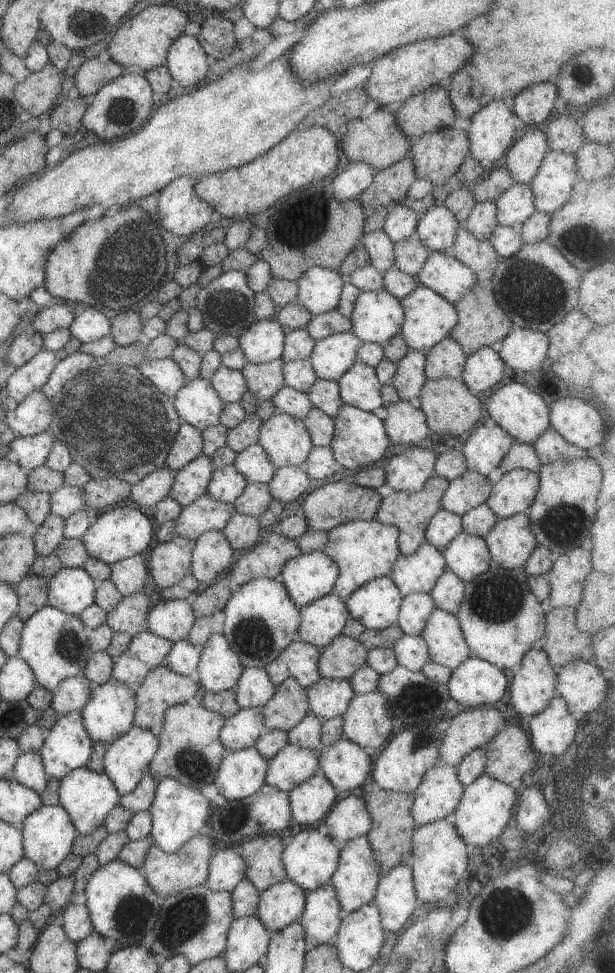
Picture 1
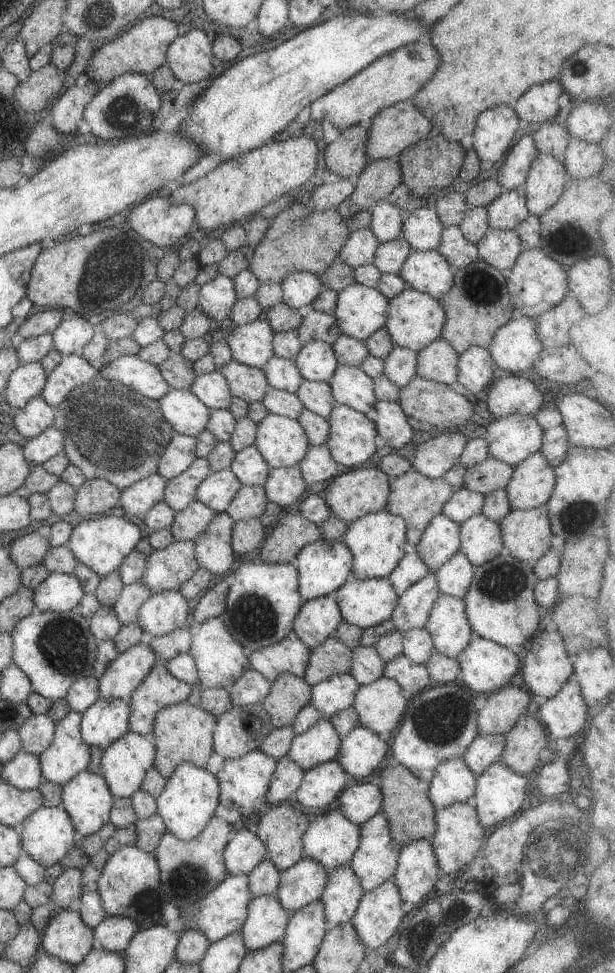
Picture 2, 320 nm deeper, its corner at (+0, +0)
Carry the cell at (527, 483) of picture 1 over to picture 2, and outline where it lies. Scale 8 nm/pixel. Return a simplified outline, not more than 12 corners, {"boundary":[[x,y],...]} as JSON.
{"boundary":[[537,452],[512,470],[503,490],[511,509],[540,507],[554,467]]}

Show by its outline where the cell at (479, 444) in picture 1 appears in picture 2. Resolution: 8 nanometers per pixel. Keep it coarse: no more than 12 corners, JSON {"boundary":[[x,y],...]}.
{"boundary":[[527,415],[490,419],[488,456],[512,467],[537,453],[543,431]]}

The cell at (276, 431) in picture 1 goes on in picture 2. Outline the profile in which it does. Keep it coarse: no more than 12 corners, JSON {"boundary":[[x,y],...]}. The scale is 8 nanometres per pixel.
{"boundary":[[267,413],[253,445],[270,467],[297,465],[308,451],[295,419]]}

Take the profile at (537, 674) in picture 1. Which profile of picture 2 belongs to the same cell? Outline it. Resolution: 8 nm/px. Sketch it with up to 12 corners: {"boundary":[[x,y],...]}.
{"boundary":[[557,631],[533,635],[521,660],[532,697],[551,698],[570,678]]}

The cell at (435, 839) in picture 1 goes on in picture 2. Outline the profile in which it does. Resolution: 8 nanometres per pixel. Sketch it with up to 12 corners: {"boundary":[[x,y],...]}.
{"boundary":[[465,802],[435,810],[429,842],[440,874],[474,858],[485,832]]}

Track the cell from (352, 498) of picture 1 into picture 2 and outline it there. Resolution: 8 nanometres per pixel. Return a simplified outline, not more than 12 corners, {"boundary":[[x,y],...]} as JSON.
{"boundary":[[353,468],[333,477],[323,500],[348,523],[383,510],[388,476]]}

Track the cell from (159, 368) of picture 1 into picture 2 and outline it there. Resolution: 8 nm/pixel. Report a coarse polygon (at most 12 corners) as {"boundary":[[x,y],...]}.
{"boundary":[[136,354],[97,371],[143,398],[169,390],[158,367]]}

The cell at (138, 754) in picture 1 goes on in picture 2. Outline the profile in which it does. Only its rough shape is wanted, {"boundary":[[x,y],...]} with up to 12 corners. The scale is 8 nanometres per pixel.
{"boundary":[[127,731],[101,753],[114,799],[140,788],[154,759],[154,736]]}

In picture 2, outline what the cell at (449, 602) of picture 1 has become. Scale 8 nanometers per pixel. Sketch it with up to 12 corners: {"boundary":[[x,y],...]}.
{"boundary":[[458,550],[433,572],[442,595],[462,599],[475,566]]}

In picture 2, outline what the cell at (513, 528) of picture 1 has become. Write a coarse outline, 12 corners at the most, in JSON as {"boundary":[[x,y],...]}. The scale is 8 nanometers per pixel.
{"boundary":[[546,506],[498,522],[501,555],[532,565],[551,548]]}

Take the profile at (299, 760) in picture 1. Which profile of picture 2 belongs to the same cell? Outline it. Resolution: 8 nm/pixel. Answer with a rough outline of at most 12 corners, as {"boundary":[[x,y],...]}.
{"boundary":[[329,719],[295,735],[285,756],[304,772],[333,760],[340,736]]}

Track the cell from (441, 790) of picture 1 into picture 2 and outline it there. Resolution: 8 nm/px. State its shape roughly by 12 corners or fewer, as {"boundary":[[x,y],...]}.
{"boundary":[[460,759],[440,762],[428,780],[435,810],[465,802],[476,776]]}

